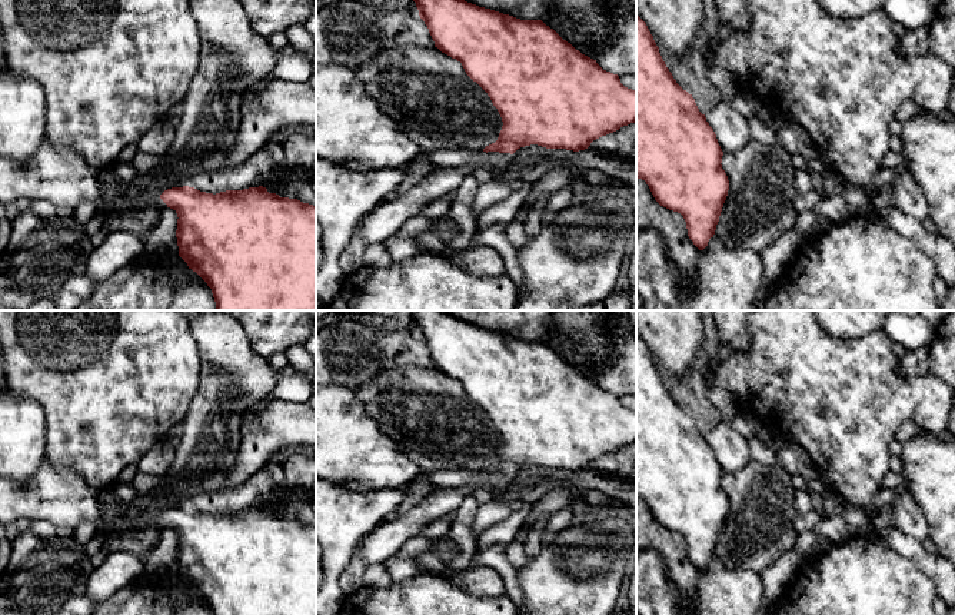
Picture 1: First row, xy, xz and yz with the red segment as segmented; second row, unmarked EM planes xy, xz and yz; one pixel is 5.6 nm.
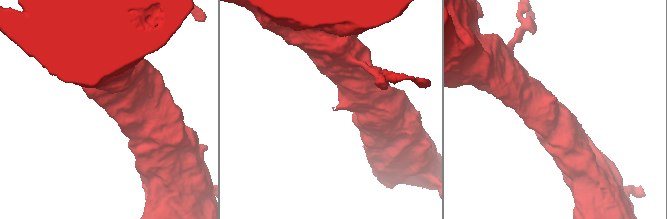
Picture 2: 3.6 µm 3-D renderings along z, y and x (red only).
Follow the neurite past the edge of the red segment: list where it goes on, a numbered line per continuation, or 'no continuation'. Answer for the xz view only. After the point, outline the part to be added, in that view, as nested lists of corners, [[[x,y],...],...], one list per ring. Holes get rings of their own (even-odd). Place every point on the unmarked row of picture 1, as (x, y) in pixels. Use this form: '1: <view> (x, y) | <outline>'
no continuation

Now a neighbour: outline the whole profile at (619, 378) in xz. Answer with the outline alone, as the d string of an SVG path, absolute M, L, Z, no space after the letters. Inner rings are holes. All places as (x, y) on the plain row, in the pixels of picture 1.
M610 310L612 353L615 362L595 372L606 392L636 396L636 310Z

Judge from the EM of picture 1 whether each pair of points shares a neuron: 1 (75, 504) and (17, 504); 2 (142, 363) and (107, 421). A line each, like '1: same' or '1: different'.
1: same
2: same

